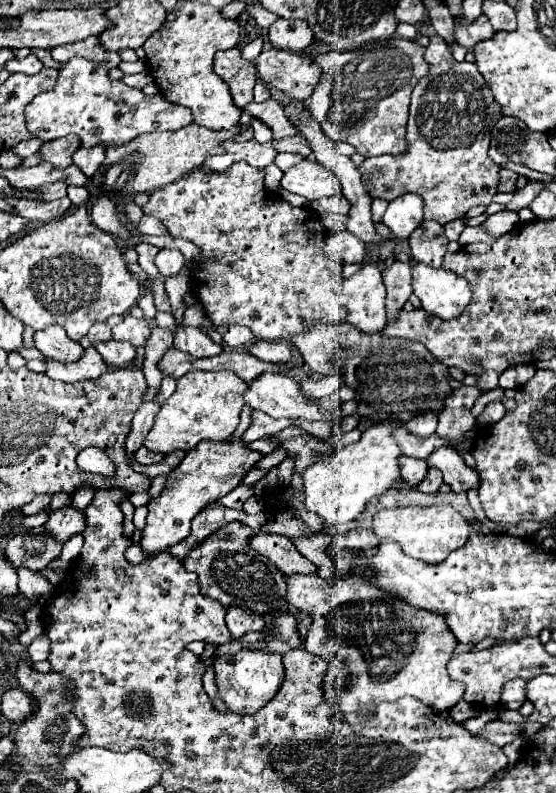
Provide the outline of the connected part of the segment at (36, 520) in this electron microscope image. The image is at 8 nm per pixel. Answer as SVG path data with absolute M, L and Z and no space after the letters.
M46 510L46 512L40 512L40 514L36 514L36 516L22 516L22 520L20 520L20 526L22 526L24 530L38 528L38 526L42 526L42 524L44 524L44 520L48 518L48 514L50 514L50 510Z

